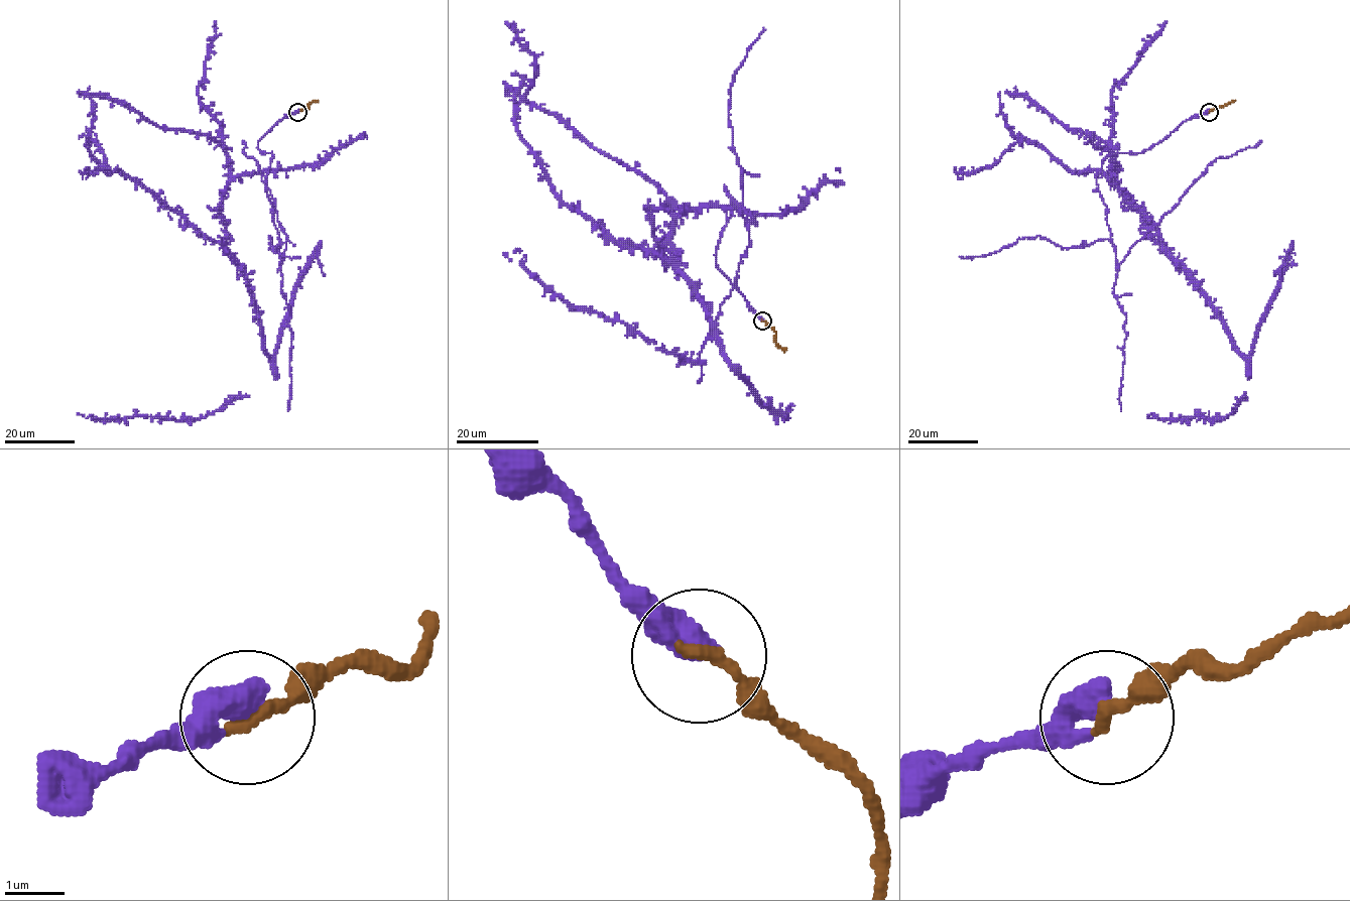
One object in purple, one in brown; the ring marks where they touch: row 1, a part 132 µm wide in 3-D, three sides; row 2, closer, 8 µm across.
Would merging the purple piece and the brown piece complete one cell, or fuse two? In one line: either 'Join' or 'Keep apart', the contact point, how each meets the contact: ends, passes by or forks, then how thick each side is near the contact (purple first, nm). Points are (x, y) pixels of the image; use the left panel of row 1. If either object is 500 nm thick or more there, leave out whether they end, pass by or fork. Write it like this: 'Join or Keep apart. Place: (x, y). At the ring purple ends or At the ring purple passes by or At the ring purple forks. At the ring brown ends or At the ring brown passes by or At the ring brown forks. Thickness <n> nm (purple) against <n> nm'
Join. Place: (297, 112). Thickness 550 nm (purple) against 260 nm

